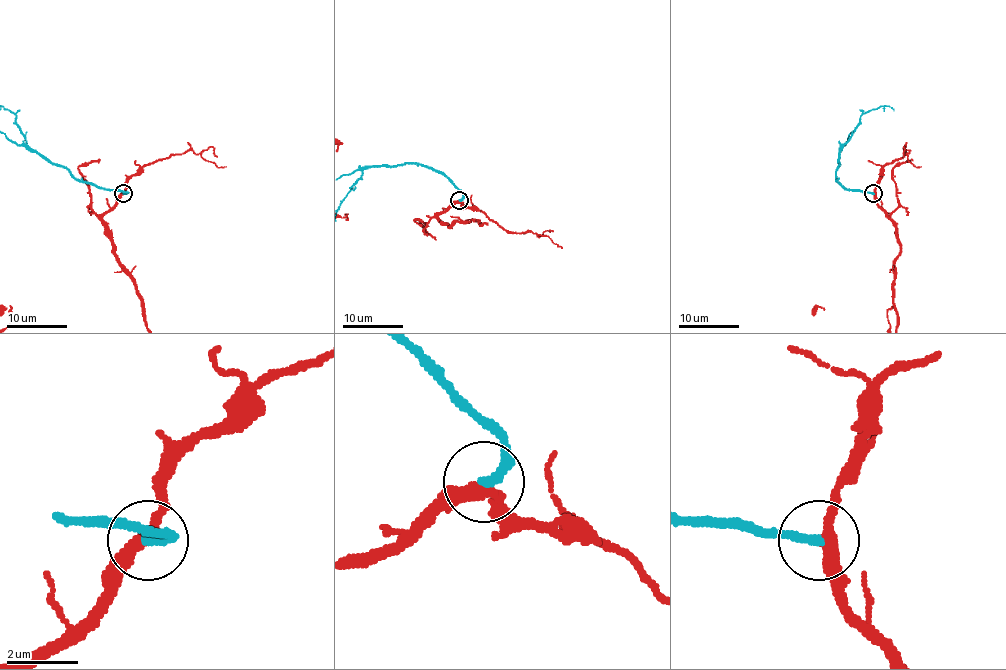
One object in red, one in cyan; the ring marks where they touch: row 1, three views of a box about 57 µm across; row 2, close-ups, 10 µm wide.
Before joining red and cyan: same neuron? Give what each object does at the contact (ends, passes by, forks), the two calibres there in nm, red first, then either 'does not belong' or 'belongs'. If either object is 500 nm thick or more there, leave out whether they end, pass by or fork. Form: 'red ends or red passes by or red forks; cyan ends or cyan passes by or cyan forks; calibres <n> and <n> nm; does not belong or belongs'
red passes by; cyan ends; calibres 340 and 300 nm; belongs

